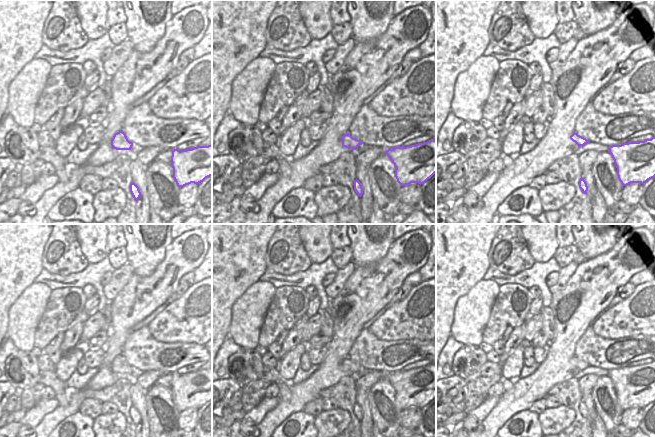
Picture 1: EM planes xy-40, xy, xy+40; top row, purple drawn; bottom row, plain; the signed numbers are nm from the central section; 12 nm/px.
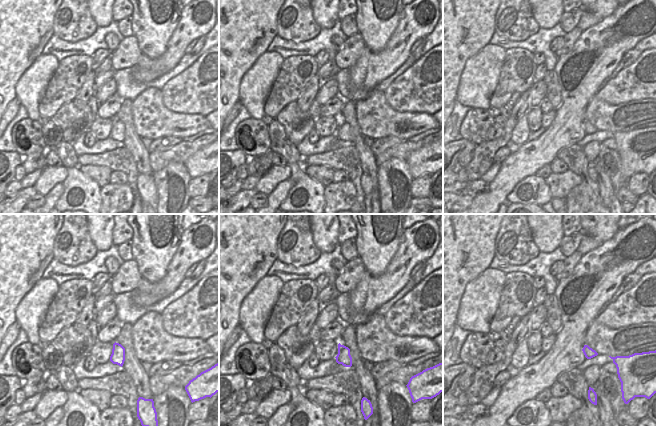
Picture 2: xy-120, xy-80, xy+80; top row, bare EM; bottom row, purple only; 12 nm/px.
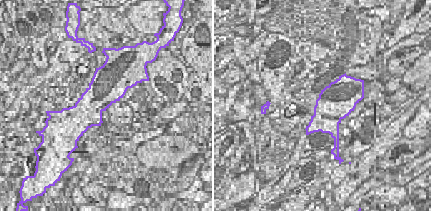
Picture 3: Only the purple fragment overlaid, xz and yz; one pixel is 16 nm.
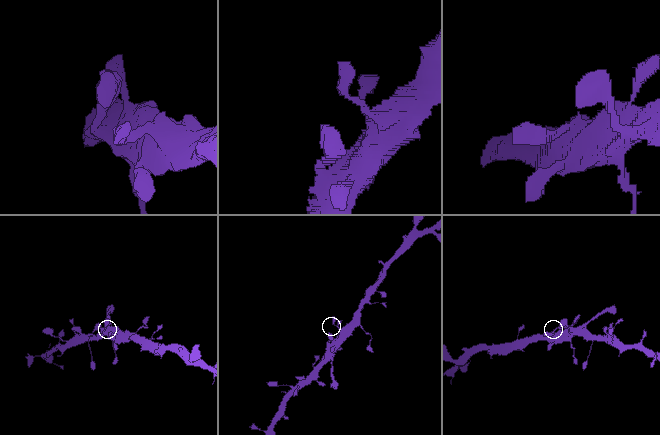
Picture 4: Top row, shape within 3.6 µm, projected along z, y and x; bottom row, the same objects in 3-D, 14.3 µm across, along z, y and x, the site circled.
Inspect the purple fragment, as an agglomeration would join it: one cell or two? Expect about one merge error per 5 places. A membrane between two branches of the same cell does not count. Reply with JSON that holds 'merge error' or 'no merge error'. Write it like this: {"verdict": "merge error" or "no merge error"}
{"verdict": "no merge error"}

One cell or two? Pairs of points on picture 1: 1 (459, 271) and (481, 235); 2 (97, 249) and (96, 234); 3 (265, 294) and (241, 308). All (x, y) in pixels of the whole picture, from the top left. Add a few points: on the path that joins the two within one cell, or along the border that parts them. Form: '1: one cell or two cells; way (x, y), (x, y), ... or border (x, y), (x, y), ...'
1: one cell; way (459, 262), (459, 257), (472, 244)
2: one cell; way (97, 245), (96, 238)
3: one cell; way (259, 297), (247, 308)

